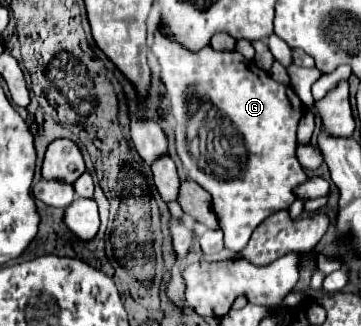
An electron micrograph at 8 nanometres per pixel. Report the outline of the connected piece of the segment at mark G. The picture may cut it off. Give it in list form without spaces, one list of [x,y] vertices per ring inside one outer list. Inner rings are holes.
[[[161,24],[155,28],[155,52],[177,122],[177,154],[189,176],[199,178],[197,182],[211,194],[213,212],[225,232],[225,248],[241,252],[251,232],[273,212],[287,210],[297,198],[293,190],[309,180],[295,150],[295,132],[305,108],[291,86],[275,82],[239,52],[217,52],[211,46],[196,52],[187,50],[165,36]],[[191,98],[201,98],[203,106],[191,106]],[[203,108],[209,108],[205,120]],[[217,114],[229,122],[215,122]]]

